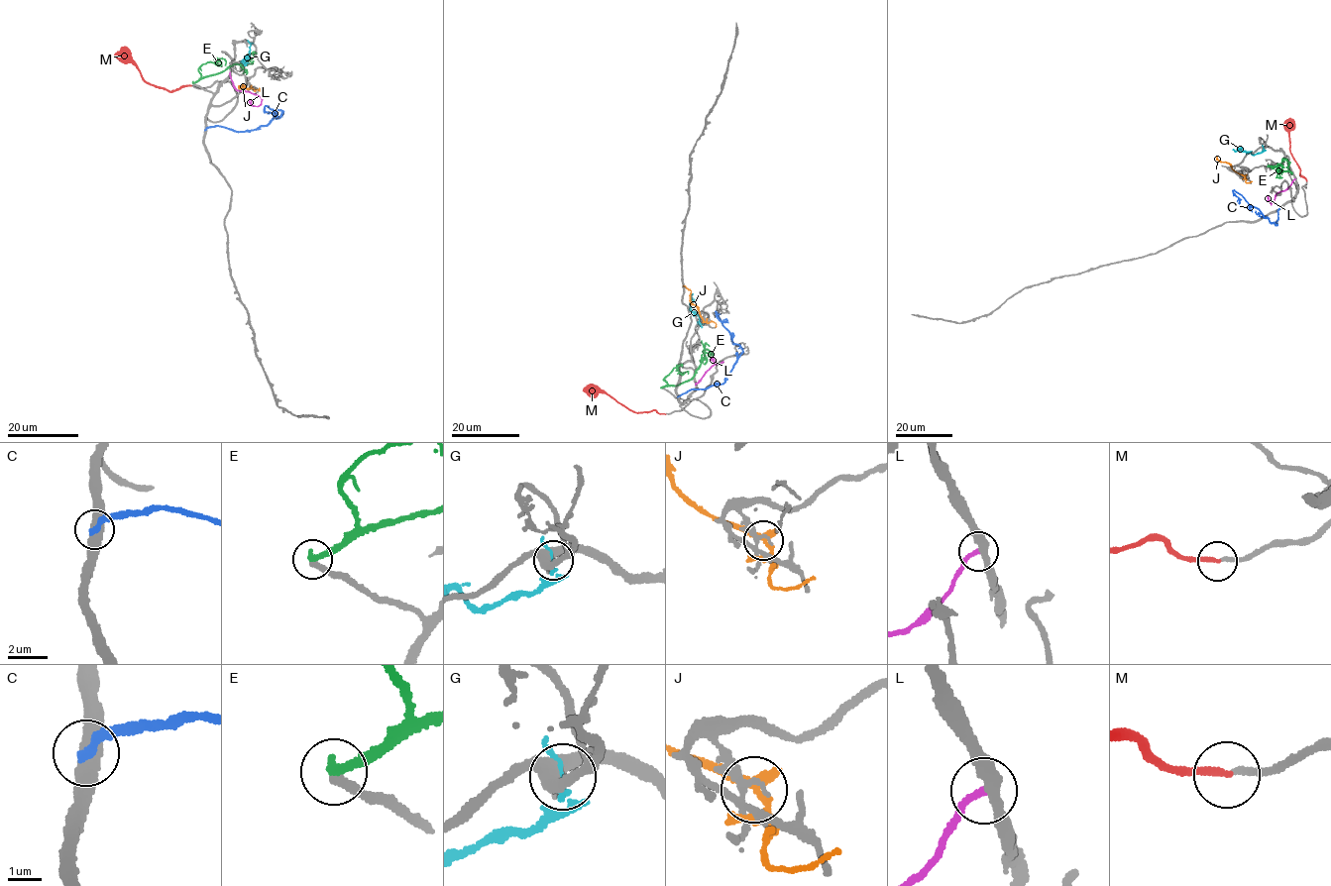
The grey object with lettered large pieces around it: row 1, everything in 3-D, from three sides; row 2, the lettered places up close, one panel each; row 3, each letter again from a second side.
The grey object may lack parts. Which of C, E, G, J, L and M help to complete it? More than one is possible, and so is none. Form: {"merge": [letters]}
{"merge": ["M"]}

